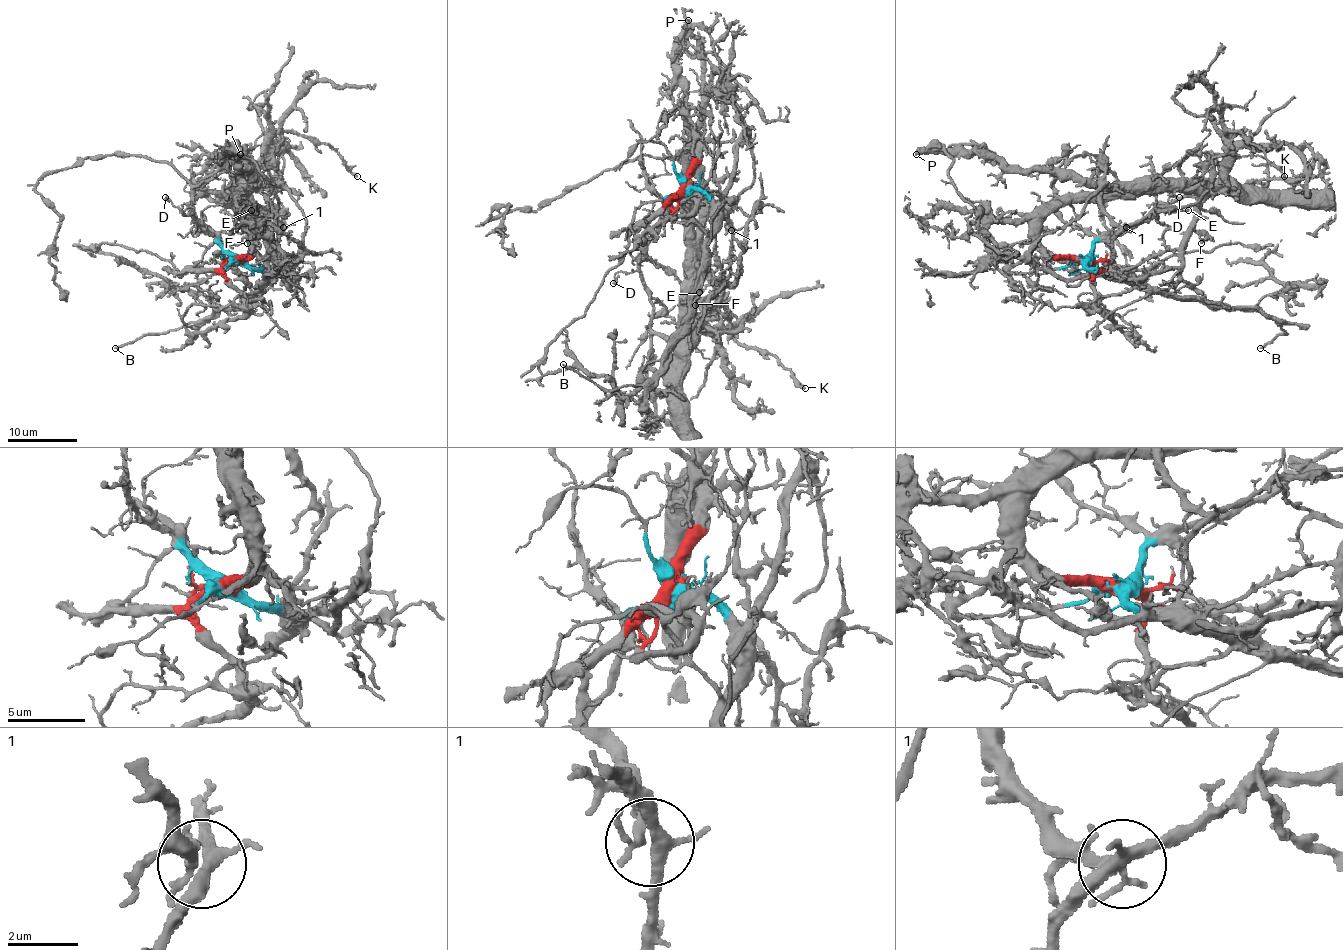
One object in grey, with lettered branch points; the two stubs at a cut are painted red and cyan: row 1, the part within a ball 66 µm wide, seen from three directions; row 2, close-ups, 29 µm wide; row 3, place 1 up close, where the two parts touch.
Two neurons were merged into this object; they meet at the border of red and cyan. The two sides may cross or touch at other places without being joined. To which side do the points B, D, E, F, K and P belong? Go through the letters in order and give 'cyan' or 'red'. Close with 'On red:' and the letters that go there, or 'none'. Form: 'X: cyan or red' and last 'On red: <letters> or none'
B: cyan
D: cyan
E: cyan
F: red
K: red
P: red
On red: F, K, P

